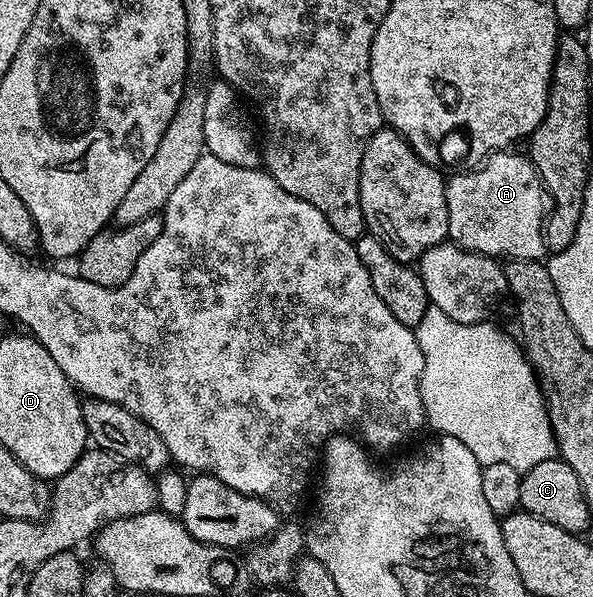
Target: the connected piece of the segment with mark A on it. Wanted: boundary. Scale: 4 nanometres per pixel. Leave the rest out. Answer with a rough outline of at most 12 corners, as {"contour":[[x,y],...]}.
{"contour":[[524,152],[446,180],[448,240],[541,261],[545,186]]}

